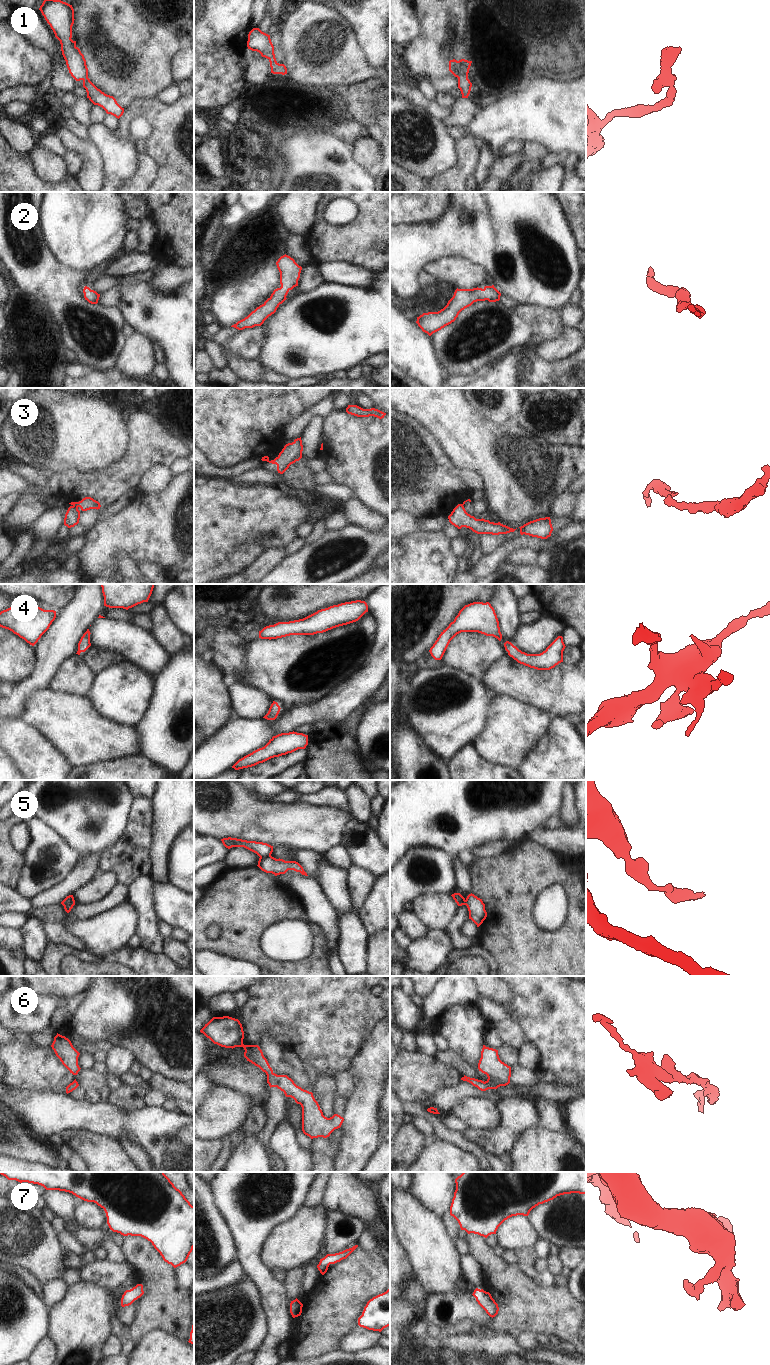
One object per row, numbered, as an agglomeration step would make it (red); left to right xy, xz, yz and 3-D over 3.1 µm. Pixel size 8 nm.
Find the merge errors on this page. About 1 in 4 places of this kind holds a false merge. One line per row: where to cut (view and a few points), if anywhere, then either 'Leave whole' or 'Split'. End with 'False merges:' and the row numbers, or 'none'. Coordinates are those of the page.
1: No split. Leave whole
2: No split. Leave whole
3: Split along xy (73, 505), (77, 508). Split
4: No split. Leave whole
5: Split along xz (270, 854), (260, 857). Split
6: No split. Leave whole
7: No split. Leave whole
False merges: 3, 5

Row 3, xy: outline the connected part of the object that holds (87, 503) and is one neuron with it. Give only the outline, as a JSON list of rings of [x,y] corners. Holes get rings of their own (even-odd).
[[[85,497],[79,502],[71,502],[69,504],[73,505],[75,508],[80,507],[82,511],[87,511],[90,509],[98,510],[101,507],[100,503],[91,497]]]

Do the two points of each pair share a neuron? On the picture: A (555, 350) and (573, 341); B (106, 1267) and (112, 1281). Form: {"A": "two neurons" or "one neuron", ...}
{"A": "one neuron", "B": "one neuron"}

